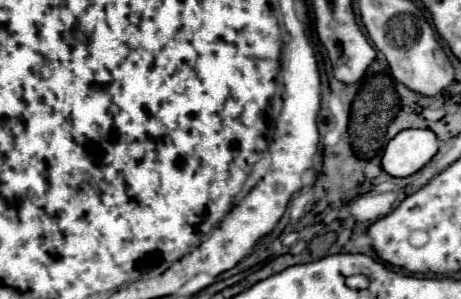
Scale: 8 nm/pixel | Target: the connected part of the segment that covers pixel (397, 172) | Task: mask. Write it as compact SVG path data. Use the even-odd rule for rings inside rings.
M402 130L388 142L382 166L390 176L410 176L432 160L438 152L438 144L432 130Z

